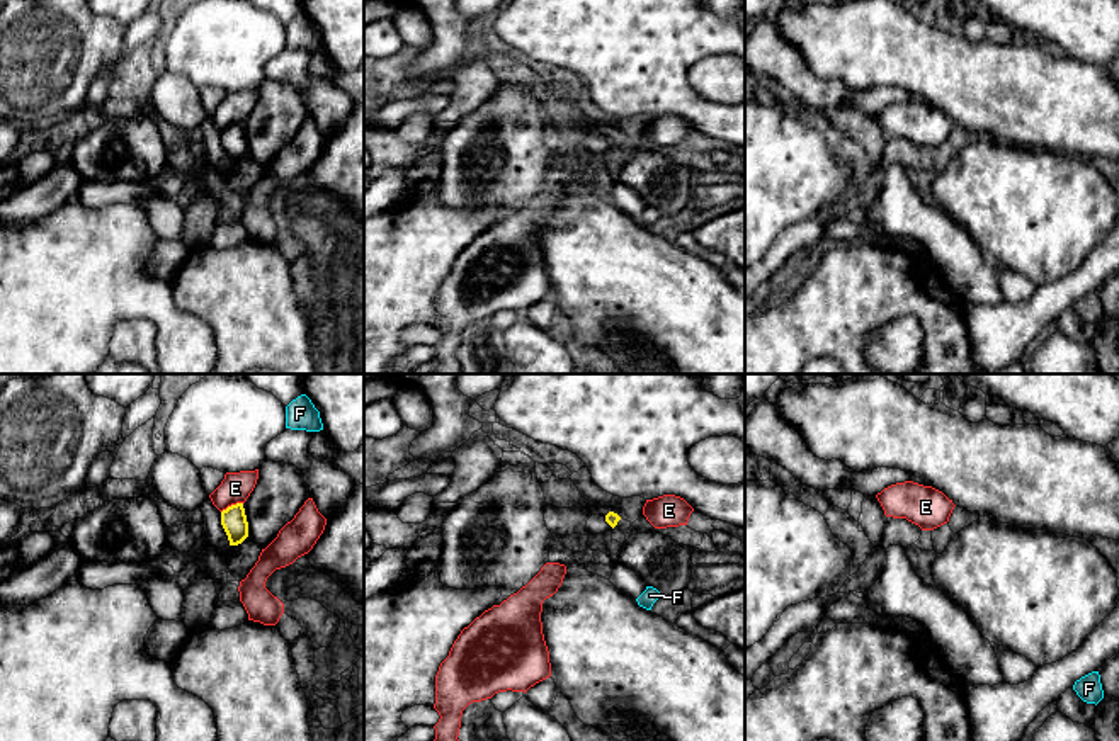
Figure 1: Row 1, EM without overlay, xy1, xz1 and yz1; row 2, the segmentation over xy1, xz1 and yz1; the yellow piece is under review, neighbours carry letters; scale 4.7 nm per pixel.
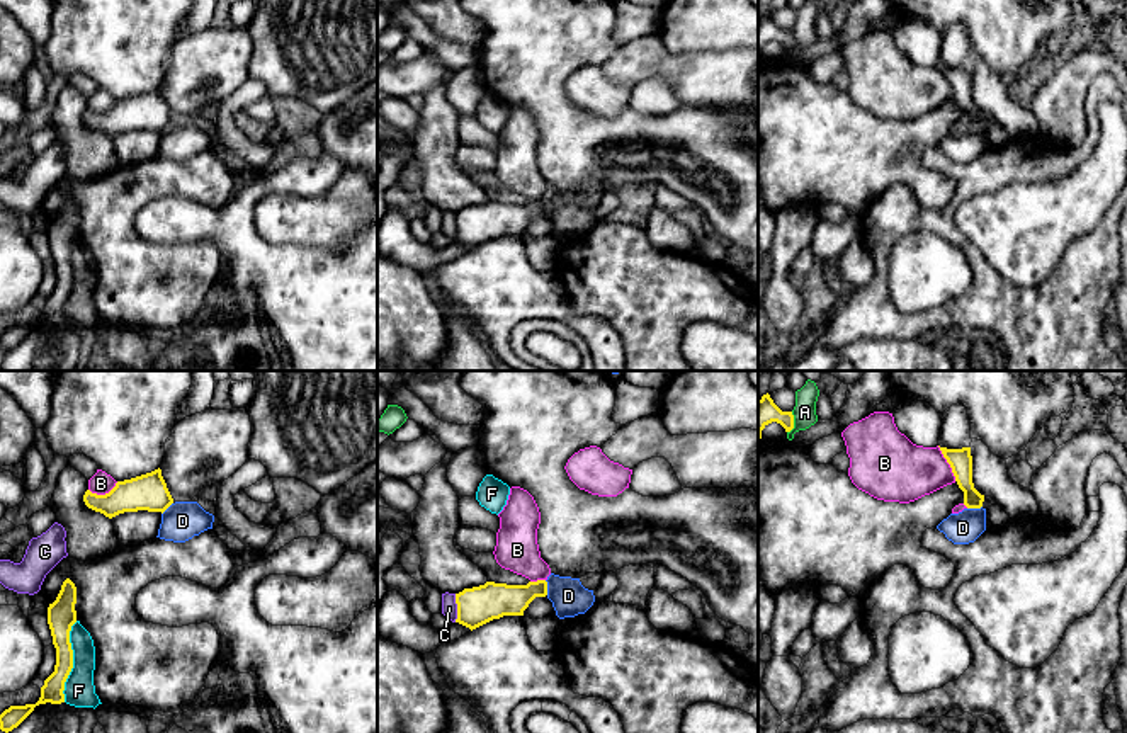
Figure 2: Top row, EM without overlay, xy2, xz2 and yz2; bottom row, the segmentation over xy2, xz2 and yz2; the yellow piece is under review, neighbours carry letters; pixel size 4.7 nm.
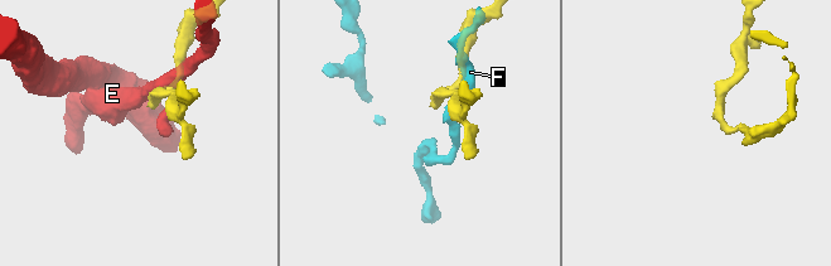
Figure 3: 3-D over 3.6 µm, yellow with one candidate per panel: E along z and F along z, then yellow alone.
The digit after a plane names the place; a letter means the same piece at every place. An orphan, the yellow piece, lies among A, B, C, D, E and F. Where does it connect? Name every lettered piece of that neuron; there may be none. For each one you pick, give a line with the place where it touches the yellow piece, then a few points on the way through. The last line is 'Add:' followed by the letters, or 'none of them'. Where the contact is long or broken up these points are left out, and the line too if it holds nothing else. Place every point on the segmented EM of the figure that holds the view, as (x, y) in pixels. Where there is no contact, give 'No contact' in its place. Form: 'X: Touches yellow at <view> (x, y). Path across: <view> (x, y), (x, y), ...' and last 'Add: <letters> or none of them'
Add: none of them

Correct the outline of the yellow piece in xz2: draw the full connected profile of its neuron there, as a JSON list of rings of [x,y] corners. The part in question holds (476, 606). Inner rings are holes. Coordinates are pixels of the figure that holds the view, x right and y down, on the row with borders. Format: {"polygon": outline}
{"polygon": [[[537,580],[527,585],[507,585],[486,582],[456,594],[456,622],[471,631],[503,616],[524,616],[535,597],[547,595],[547,582]]]}

